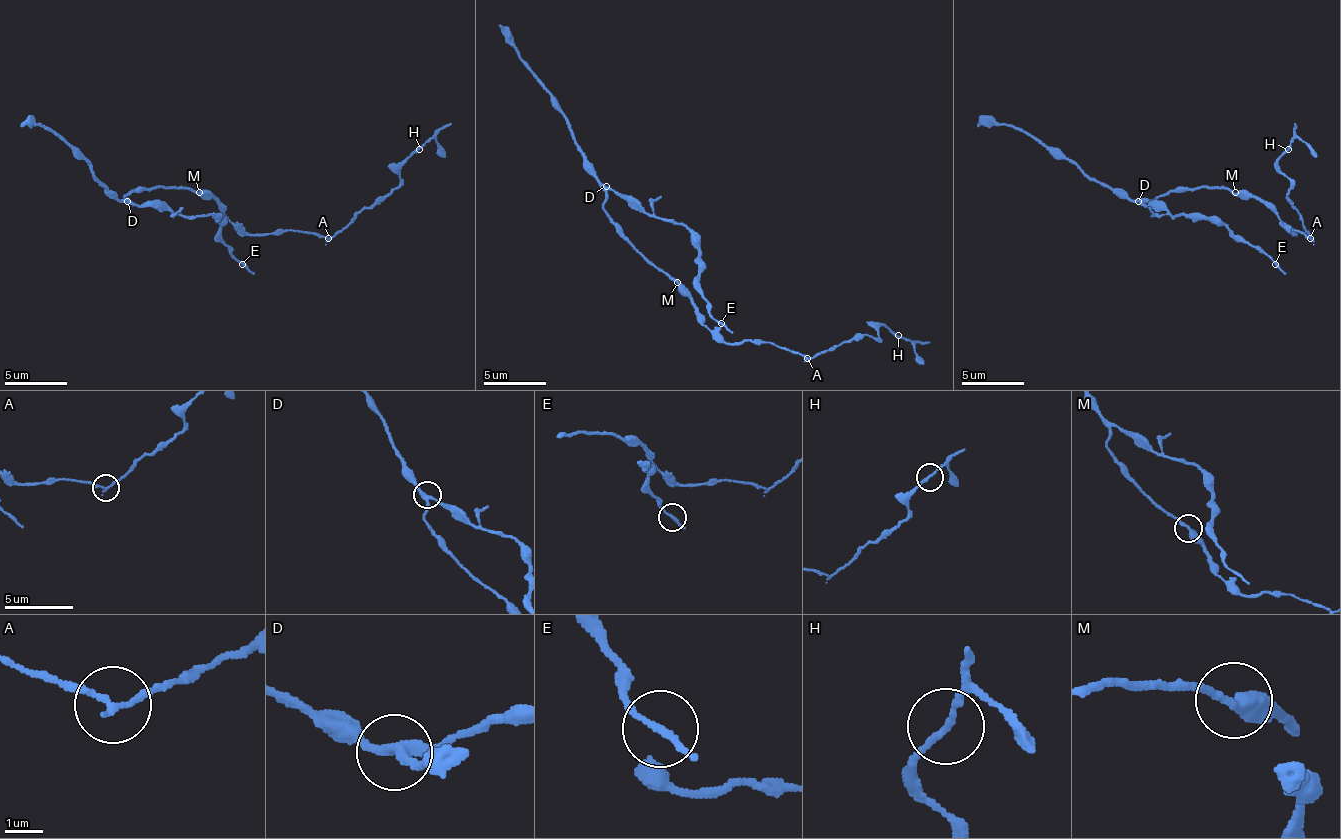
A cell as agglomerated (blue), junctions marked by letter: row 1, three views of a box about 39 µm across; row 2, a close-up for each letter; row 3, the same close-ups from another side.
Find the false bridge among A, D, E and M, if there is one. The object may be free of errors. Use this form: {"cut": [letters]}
{"cut": ["A"]}

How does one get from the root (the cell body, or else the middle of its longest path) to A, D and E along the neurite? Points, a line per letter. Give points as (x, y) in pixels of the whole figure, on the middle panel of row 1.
A: (680, 285), (699, 320), (715, 335), (721, 335), (727, 341), (774, 341), (780, 348), (798, 351), (808, 357)
D: (680, 285), (674, 279), (668, 279), (603, 208), (606, 186)
E: (680, 285), (603, 208), (609, 189), (693, 236), (699, 292), (721, 323)

